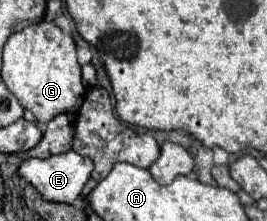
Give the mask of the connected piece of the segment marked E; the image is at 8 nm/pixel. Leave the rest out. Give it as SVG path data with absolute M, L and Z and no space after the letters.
M75 151L53 155L49 159L25 159L19 165L19 175L29 181L43 195L43 199L57 203L73 203L81 195L87 179L91 177L91 171L93 161L89 161L89 157L81 157Z

